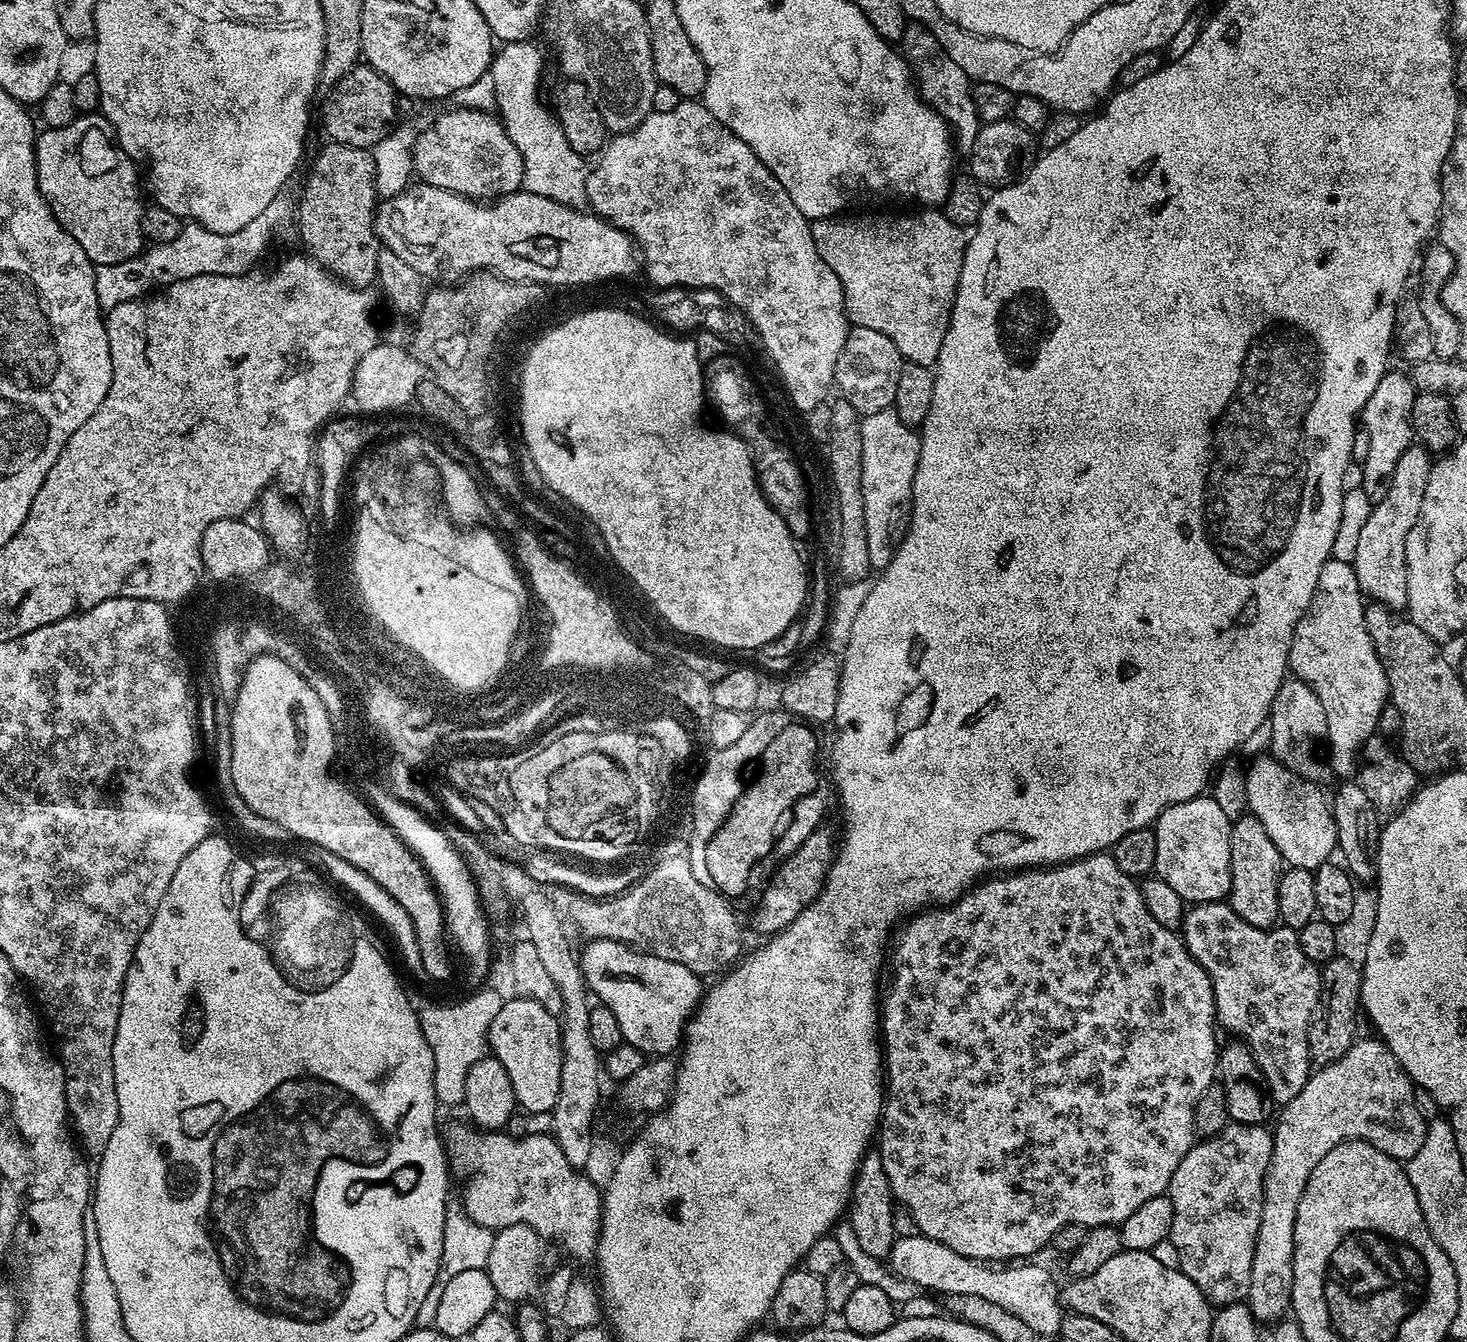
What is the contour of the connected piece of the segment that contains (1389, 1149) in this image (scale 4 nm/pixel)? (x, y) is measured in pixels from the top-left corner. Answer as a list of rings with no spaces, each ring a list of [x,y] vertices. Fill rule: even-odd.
[[[1360,1038],[1350,1046],[1350,1050],[1346,1050],[1346,1054],[1342,1054],[1342,1058],[1317,1067],[1309,1075],[1306,1086],[1302,1086],[1302,1094],[1279,1109],[1276,1128],[1272,1132],[1272,1157],[1264,1179],[1262,1222],[1258,1226],[1254,1266],[1250,1270],[1250,1290],[1246,1297],[1252,1317],[1261,1325],[1283,1320],[1289,1311],[1294,1282],[1294,1222],[1298,1218],[1298,1202],[1302,1202],[1306,1182],[1310,1182],[1314,1166],[1318,1166],[1318,1162],[1322,1162],[1322,1158],[1326,1158],[1334,1146],[1347,1140],[1364,1140],[1401,1162],[1414,1158],[1426,1138],[1429,1123],[1420,1113],[1416,1096],[1418,1097],[1418,1092],[1411,1078],[1404,1073],[1404,1067],[1398,1058],[1394,1058],[1388,1045],[1379,1038]]]

